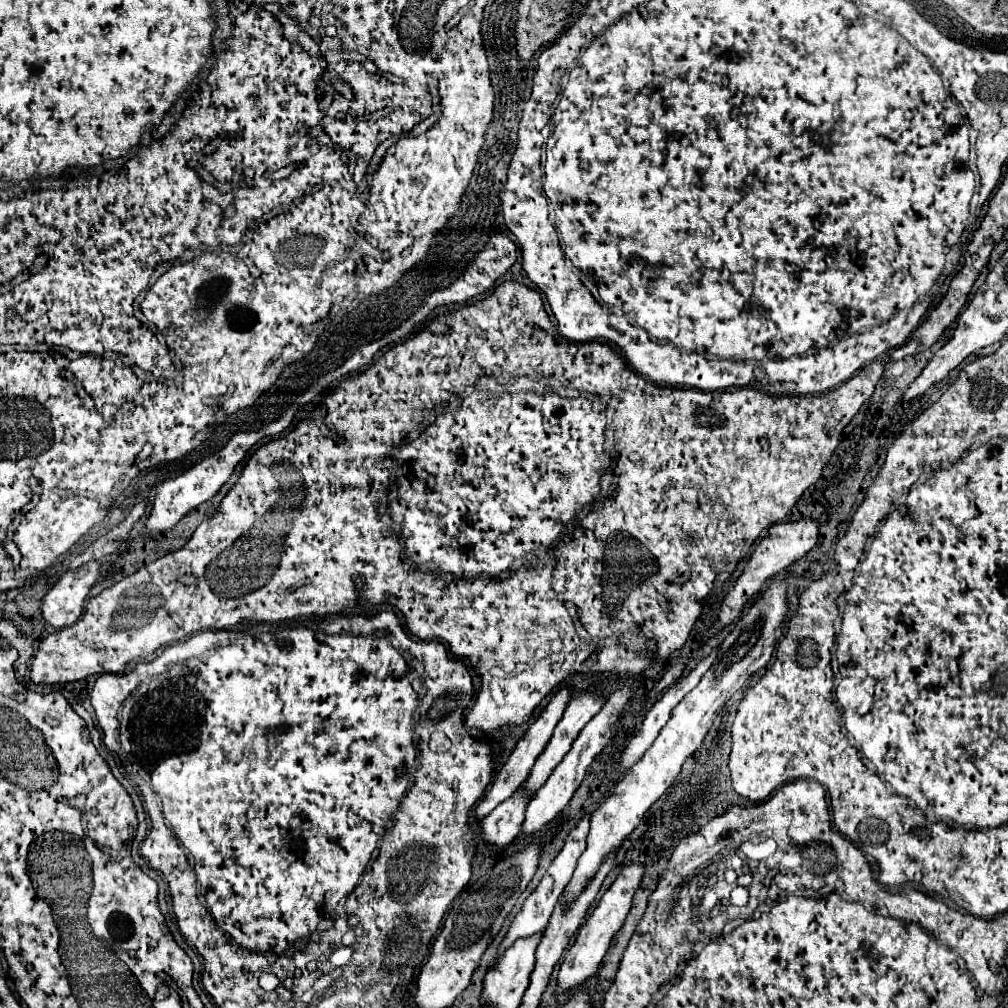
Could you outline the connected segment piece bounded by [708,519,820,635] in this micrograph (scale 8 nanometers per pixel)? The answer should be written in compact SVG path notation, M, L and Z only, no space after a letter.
M800 519L800 521L794 521L794 523L776 523L776 525L772 525L768 529L768 535L758 543L756 551L752 553L752 557L750 557L744 573L738 577L734 589L724 597L718 623L708 631L708 635L720 631L724 625L730 625L734 619L738 619L738 615L742 613L746 601L762 591L762 585L766 583L766 579L774 577L780 569L784 569L790 563L794 563L796 559L804 557L818 543L818 535L820 535L820 521L818 519Z

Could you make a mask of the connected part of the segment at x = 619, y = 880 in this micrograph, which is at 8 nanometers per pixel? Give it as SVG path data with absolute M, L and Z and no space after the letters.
M628 865L620 871L620 875L616 877L616 881L610 885L610 889L602 895L602 899L598 901L598 905L594 907L590 919L586 919L586 923L580 927L574 945L568 949L564 963L560 965L560 973L558 973L558 991L566 991L570 987L578 987L582 985L588 977L592 977L602 961L602 957L606 955L612 937L618 933L618 929L624 925L624 919L632 907L632 897L638 891L638 887L642 885L644 879L644 865Z

